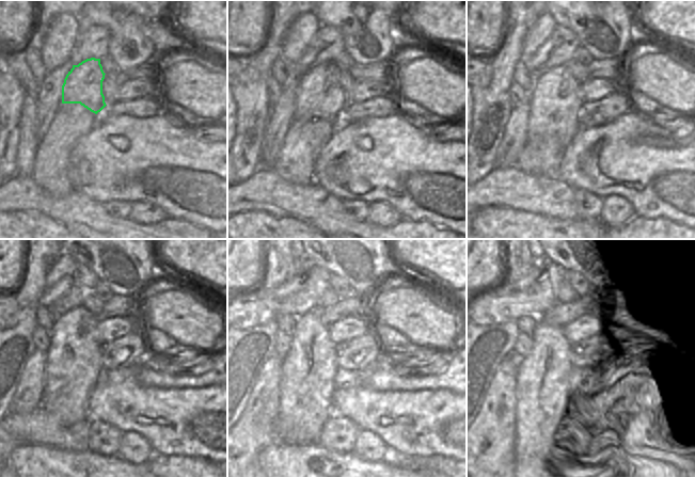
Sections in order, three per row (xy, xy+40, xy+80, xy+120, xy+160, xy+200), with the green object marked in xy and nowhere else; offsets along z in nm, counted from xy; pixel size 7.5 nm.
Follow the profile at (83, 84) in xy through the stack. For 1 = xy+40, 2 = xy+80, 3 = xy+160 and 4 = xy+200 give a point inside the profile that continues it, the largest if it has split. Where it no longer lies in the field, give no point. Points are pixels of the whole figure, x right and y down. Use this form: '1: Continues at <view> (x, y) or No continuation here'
1: Continues at xy+40 (319, 95)
2: Continues at xy+80 (555, 100)
3: Continues at xy+160 (307, 379)
4: Continues at xy+200 (545, 377).

